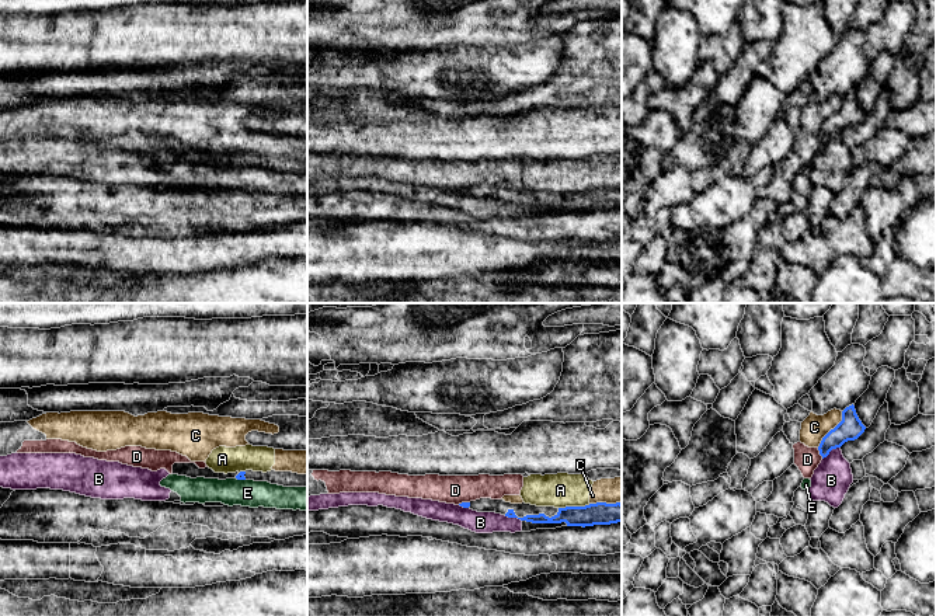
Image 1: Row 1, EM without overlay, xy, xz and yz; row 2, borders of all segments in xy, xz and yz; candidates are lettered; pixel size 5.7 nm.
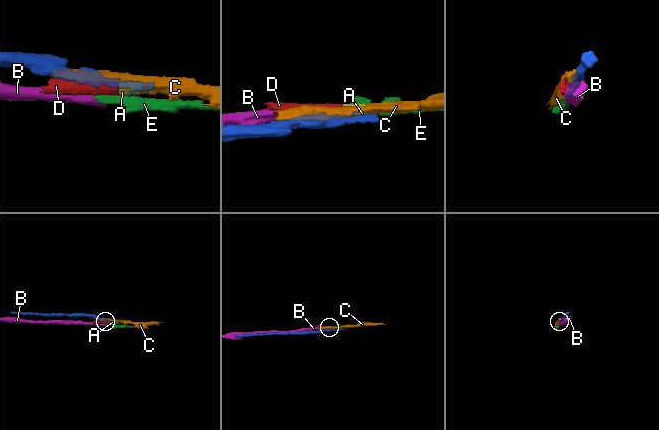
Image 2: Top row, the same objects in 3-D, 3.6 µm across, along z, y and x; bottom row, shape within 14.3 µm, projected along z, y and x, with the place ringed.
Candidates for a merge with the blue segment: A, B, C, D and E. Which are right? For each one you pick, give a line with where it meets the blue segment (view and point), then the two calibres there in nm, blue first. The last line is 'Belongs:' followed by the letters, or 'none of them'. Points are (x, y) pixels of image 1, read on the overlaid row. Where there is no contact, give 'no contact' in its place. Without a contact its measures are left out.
Belongs: none of them

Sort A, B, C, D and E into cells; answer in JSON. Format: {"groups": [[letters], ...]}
{"groups": [["A", "C", "D"], ["B"], ["E"]]}

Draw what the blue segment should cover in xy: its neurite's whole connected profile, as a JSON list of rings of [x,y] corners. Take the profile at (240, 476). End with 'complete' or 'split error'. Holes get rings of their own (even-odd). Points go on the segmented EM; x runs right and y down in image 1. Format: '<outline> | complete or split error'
[[[240,471],[236,476],[237,480],[254,480],[254,481],[268,481],[271,484],[278,484],[283,487],[307,487],[307,474],[297,474],[292,471]]] | split error

